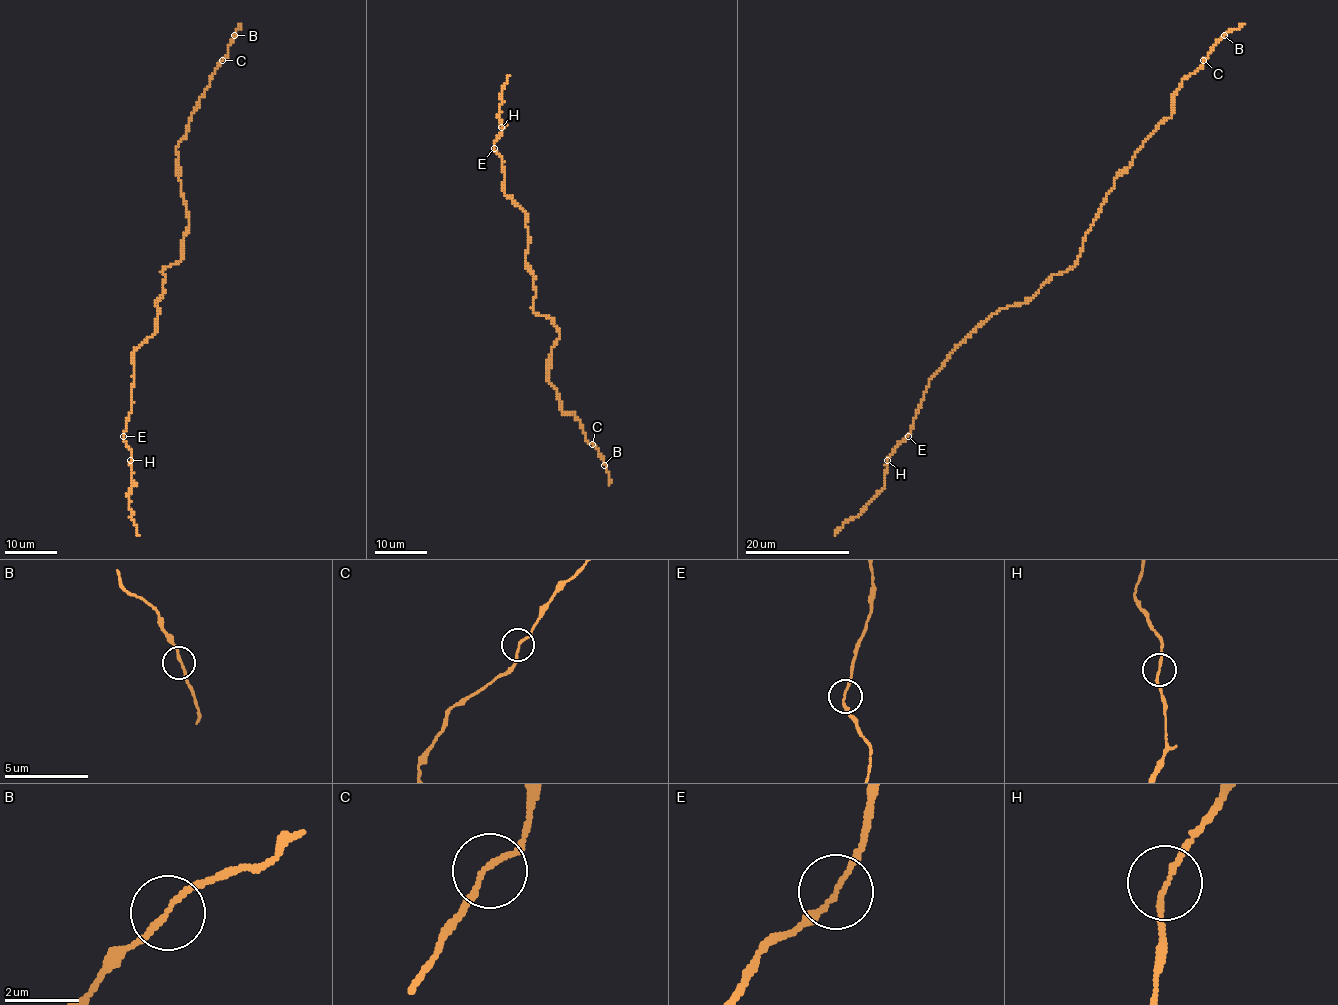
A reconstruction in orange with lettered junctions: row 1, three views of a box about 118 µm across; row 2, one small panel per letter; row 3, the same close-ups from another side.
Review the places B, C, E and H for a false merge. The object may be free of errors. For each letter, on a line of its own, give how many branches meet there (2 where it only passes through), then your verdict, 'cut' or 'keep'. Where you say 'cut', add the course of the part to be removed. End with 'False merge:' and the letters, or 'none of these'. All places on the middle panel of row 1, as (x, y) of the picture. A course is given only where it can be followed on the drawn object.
B: branches 2; keep
C: branches 2; keep
E: branches 2; keep
H: branches 2; keep
False merge: none of these

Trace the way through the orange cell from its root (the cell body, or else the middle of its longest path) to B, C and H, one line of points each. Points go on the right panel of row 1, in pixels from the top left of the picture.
B: (1048, 279), (1076, 264), (1113, 180), (1171, 116), (1181, 82), (1224, 35)
C: (1048, 279), (1076, 264), (1082, 240), (1113, 180), (1129, 165), (1150, 134), (1171, 116), (1177, 88), (1203, 60)
H: (1048, 279), (1032, 297), (999, 309), (957, 345), (929, 379), (911, 431), (886, 460)

